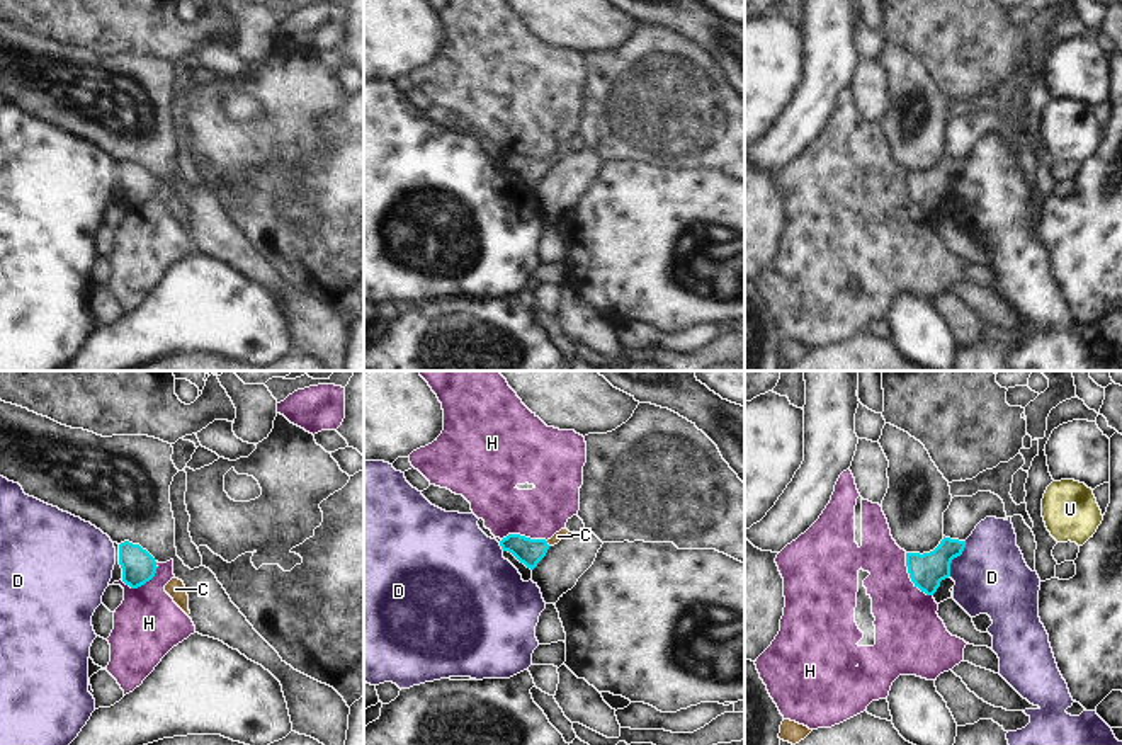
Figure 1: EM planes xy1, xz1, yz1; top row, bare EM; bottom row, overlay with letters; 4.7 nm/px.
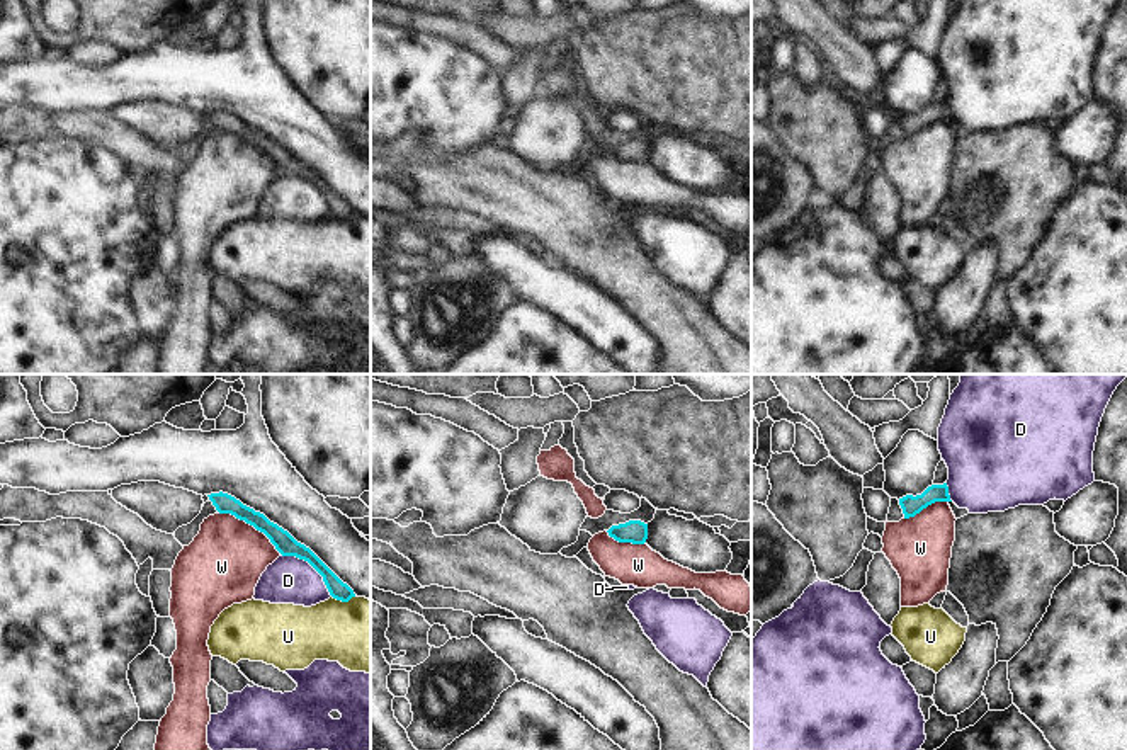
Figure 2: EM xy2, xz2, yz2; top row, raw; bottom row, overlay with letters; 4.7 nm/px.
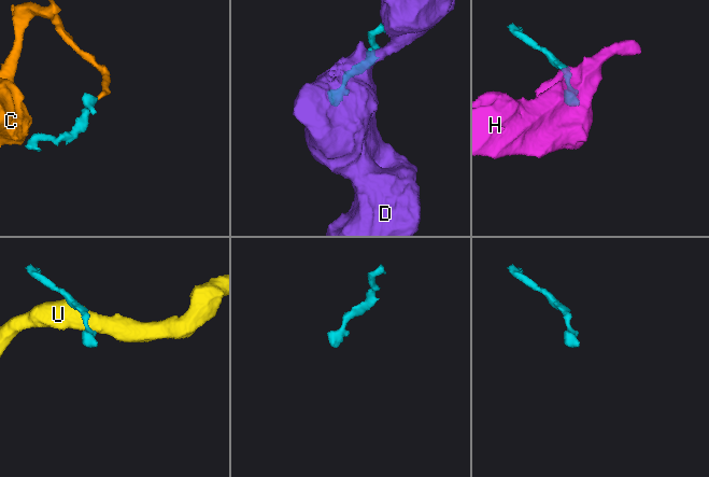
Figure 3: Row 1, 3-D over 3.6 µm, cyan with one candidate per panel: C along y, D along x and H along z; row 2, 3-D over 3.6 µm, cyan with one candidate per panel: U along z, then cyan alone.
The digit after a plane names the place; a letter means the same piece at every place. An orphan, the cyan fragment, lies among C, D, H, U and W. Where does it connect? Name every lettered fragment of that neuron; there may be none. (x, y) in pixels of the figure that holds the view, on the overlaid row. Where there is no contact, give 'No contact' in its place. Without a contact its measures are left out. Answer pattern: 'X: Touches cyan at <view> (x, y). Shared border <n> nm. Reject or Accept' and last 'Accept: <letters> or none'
C: Touches cyan at xz1 (546, 543). Shared border 30 nm. Accept
D: Touches cyan at xy2 (311, 565). Shared border 320 nm. Reject
H: Touches cyan at yz1 (910, 577). Shared border 240 nm. Reject
U: Touches cyan at xy2 (344, 601). Shared border 120 nm. Reject
W: Touches cyan at xy2 (250, 524). Shared border 360 nm. Reject
Accept: C.

